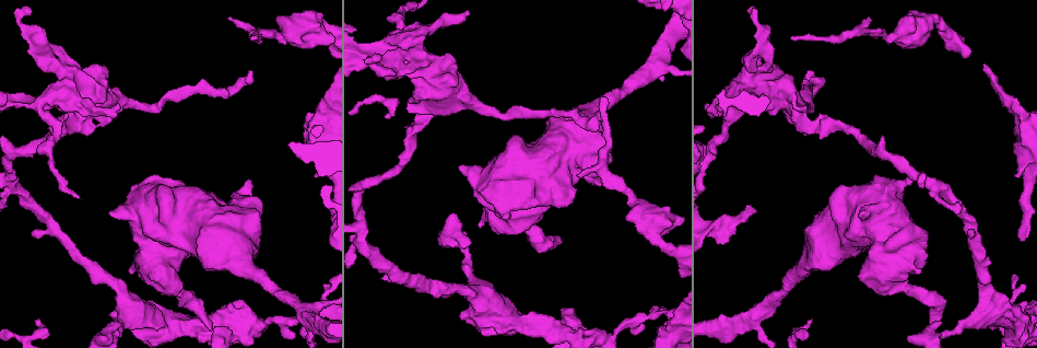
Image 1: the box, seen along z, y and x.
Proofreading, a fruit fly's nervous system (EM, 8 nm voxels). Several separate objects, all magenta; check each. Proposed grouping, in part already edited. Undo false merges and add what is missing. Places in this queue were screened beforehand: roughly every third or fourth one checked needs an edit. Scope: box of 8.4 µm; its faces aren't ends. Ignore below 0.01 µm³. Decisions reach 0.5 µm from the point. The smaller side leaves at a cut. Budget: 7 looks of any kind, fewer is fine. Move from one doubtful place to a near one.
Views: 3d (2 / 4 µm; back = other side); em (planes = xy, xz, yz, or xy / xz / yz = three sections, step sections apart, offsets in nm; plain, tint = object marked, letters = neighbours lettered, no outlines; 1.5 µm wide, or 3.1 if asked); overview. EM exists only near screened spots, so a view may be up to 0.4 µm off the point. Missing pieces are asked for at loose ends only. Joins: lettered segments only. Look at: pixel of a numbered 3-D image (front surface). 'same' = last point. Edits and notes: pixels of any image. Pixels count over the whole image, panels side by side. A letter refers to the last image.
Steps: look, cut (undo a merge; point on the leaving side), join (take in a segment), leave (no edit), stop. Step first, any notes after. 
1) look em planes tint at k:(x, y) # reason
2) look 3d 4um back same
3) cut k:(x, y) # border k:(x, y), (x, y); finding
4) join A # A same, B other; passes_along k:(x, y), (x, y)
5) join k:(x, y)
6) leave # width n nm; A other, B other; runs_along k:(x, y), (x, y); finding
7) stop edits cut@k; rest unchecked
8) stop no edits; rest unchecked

look 3d 4um at 1:(32, 231) # an open end

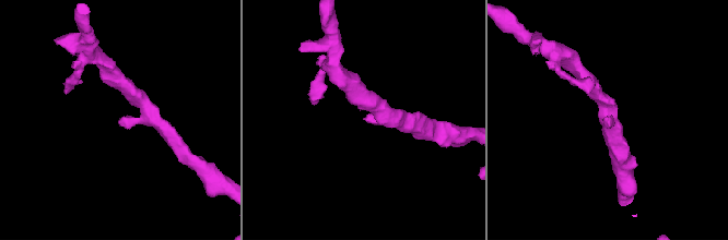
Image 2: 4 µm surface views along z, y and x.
look em planes letters at 2:(365, 117) # arm_widths 220, 280 nm

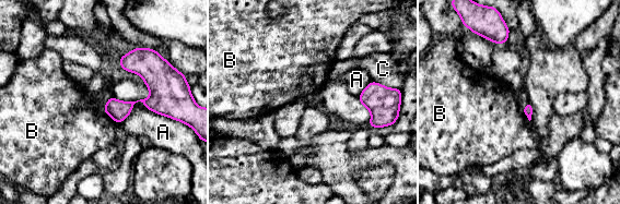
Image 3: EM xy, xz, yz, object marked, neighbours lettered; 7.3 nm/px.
leave # A other, B other, C other; no lettered segment goes on from it

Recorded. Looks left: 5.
look 3d 4um at 1:(792, 124) # branch stops here

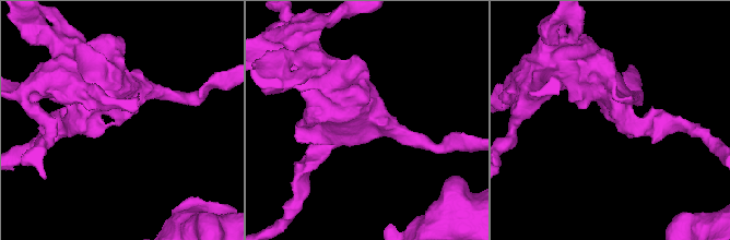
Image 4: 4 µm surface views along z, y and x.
look em xz step 8 tint at 4:(123, 120) # now the EM

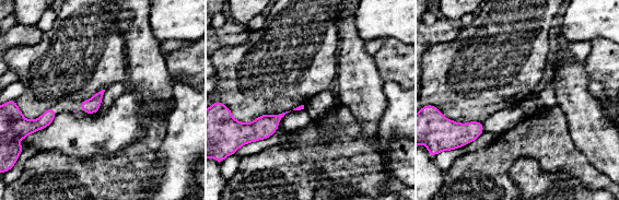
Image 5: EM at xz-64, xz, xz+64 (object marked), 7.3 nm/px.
look em planes letters same # another direction

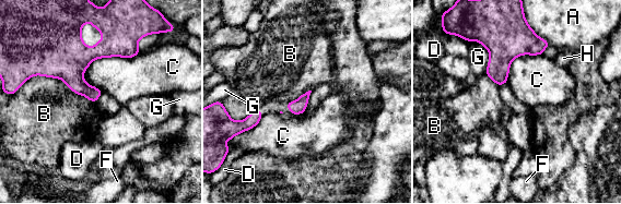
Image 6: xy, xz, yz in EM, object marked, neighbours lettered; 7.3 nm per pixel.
leave # A other, B other, C other, D other, F other, G other, H other; border 6:(140, 52), (95, 58), (83, 80); none of them fits

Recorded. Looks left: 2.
look 3d 4um back at 1:(600, 97) # free end

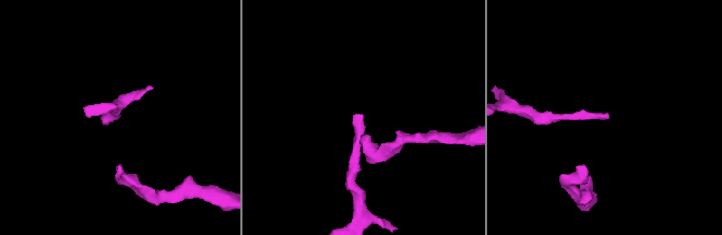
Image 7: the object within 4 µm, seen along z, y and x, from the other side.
look em planes letters at 7:(362, 117)

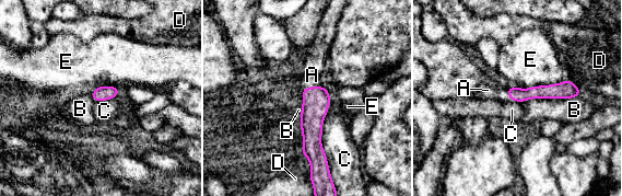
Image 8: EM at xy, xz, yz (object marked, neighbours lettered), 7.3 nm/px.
join 8:(312, 75) # A same, B other, C other, D other, E other; passes_along 8:(316, 101), (313, 87), (312, 75); the neuron continues

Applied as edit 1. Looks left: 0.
stop edits join@8; rest unchecked

